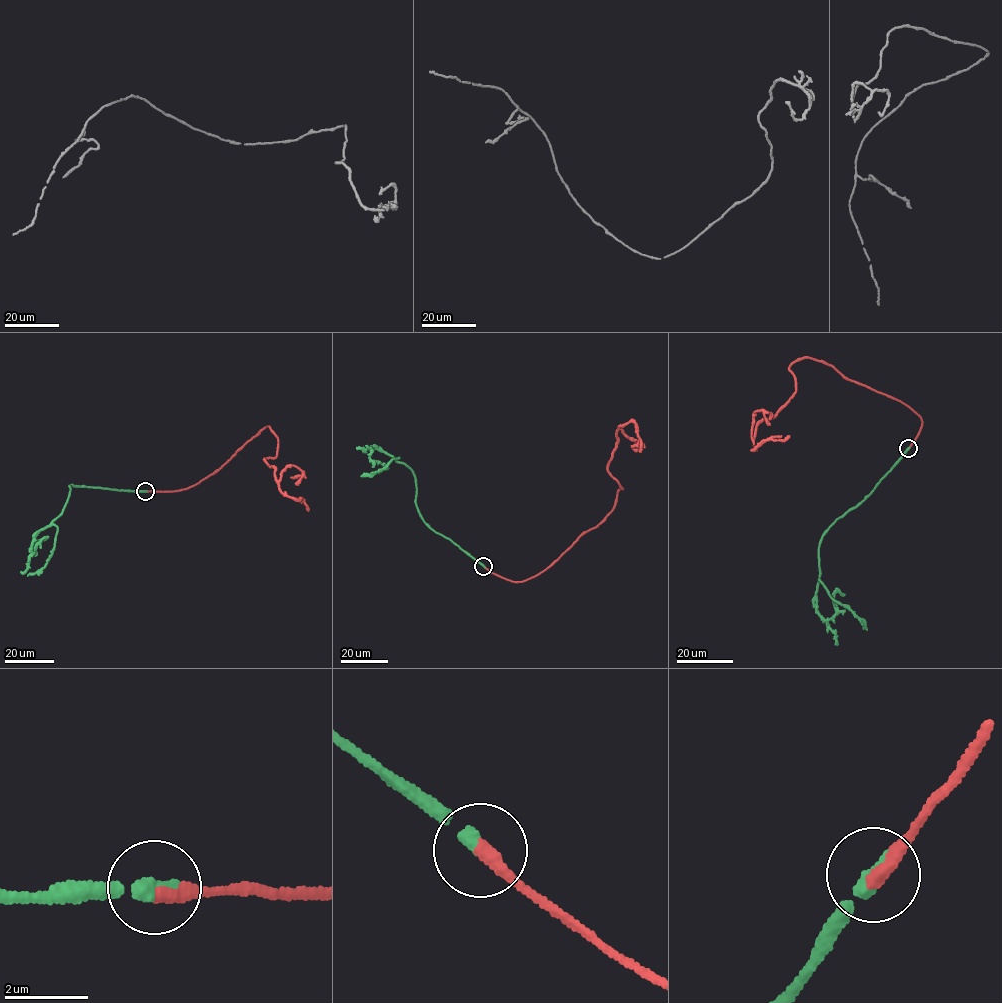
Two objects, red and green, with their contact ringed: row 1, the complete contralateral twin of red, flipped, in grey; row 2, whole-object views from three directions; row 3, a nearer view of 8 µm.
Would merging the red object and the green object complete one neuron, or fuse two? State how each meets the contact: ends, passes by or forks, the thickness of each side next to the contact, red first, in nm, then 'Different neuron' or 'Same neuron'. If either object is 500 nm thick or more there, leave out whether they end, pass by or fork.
At the ring red ends. At the ring green ends. Thickness 340 nm (red) against 360 nm. Same neuron

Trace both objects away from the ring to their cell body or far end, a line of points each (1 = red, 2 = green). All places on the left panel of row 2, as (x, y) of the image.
1: (145, 491), (199, 483), (268, 426), (277, 439), (277, 456), (264, 460), (275, 468), (279, 489), (306, 507)
2: (145, 491), (69, 485), (62, 512), (35, 537), (32, 553), (45, 539), (35, 538)

